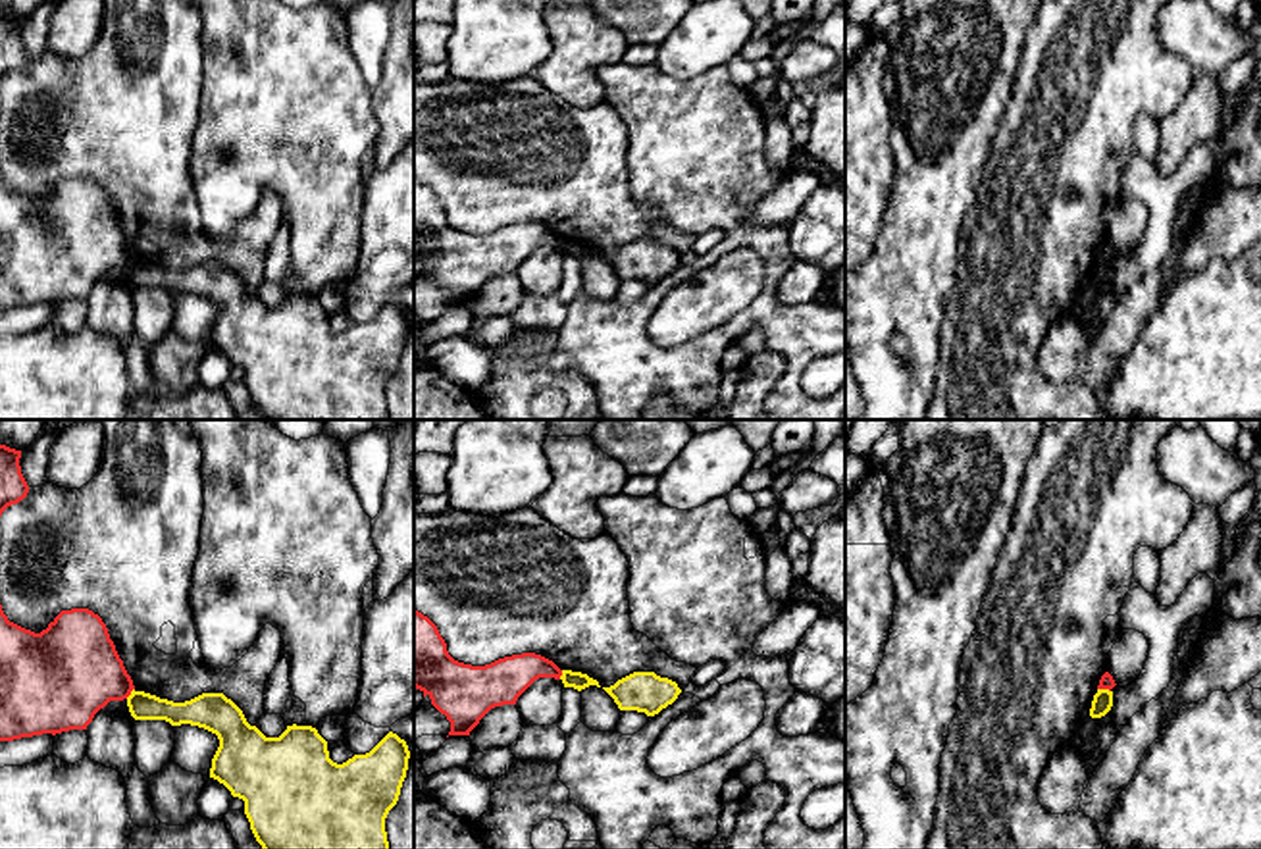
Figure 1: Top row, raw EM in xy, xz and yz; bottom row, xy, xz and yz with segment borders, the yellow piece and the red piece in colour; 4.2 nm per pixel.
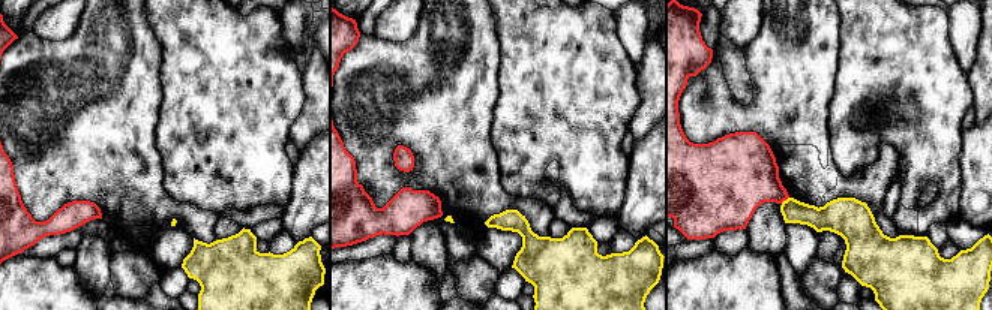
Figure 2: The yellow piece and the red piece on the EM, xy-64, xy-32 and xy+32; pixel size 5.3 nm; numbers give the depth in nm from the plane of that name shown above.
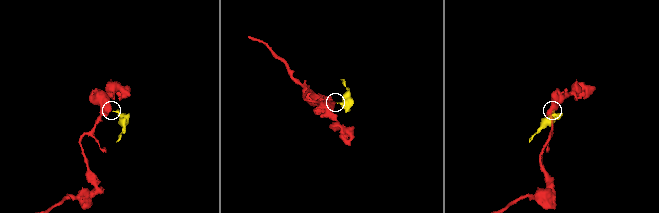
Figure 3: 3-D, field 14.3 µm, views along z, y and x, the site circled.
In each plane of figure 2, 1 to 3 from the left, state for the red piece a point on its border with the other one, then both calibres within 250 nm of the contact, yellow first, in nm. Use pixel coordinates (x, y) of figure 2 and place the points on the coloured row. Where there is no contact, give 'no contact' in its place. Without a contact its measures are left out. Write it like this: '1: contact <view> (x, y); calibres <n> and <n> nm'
1: no contact
2: no contact
3: contact xy+32 (784, 201); calibres 140 and 360 nm

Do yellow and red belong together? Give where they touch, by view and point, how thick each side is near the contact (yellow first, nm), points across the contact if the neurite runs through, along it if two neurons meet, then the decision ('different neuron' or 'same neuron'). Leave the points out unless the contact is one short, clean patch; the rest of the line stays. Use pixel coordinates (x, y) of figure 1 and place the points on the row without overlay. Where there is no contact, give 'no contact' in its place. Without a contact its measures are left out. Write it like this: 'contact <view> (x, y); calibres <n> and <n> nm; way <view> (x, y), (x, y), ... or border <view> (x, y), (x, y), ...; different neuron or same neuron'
contact yz (1104, 258); calibres 90 and 60 nm; border yz (1098, 257), (1109, 260); different neuron

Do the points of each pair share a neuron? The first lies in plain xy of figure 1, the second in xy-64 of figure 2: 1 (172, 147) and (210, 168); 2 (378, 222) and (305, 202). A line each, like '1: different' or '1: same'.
1: different
2: same

